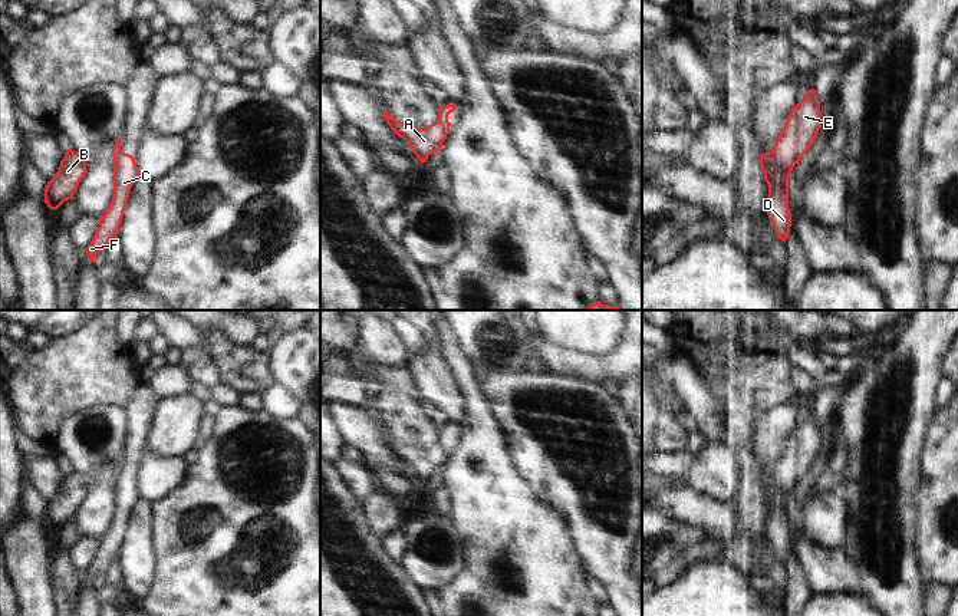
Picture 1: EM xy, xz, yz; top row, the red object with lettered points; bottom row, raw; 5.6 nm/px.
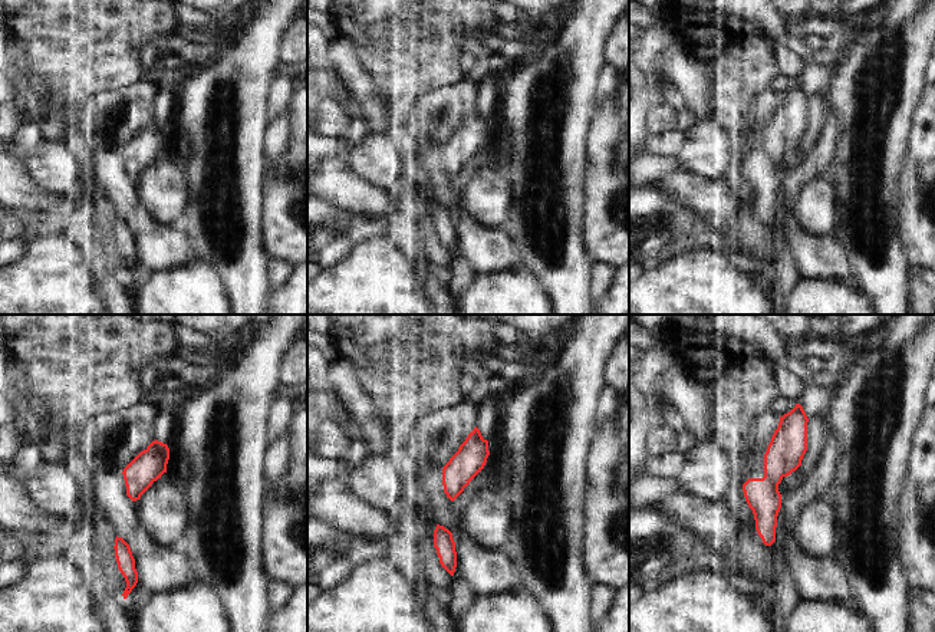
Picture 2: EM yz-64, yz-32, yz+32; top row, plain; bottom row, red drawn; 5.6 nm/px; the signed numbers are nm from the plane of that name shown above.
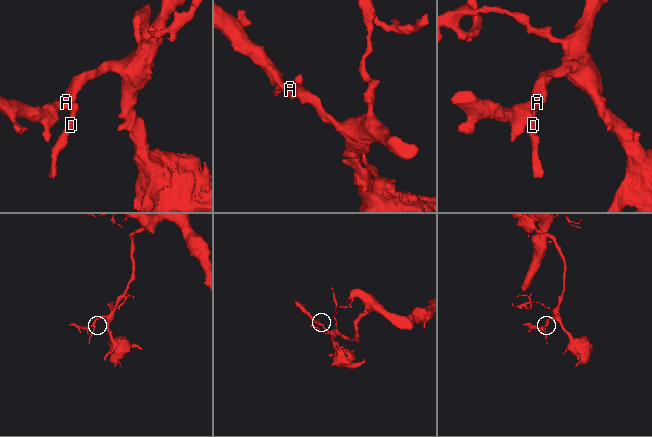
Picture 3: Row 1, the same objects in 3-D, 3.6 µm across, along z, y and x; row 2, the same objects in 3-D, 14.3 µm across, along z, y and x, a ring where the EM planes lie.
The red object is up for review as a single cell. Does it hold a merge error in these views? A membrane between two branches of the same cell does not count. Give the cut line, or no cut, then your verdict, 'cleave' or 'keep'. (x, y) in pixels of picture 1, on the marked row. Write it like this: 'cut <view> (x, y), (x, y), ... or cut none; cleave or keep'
cut yz (773, 150), (777, 160), (792, 170); cleave

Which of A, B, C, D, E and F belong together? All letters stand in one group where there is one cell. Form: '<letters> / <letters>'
A B E / C D F

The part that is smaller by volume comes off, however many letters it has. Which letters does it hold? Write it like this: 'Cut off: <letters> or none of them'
Cut off: C, D, F

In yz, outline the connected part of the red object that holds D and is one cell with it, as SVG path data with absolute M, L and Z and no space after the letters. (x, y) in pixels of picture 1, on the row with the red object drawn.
M774 149L760 155L760 167L764 174L764 181L768 184L766 213L776 230L777 238L786 243L791 227L789 179L793 169L780 164Z

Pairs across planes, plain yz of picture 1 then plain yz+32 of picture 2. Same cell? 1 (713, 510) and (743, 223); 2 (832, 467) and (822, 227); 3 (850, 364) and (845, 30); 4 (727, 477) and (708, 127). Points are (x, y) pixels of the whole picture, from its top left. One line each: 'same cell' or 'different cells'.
1: same cell
2: different cells
3: same cell
4: same cell

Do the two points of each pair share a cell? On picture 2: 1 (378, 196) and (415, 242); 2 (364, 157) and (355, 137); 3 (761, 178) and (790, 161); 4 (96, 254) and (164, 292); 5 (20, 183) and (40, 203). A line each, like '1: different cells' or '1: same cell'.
1: different cells
2: different cells
3: different cells
4: different cells
5: same cell

